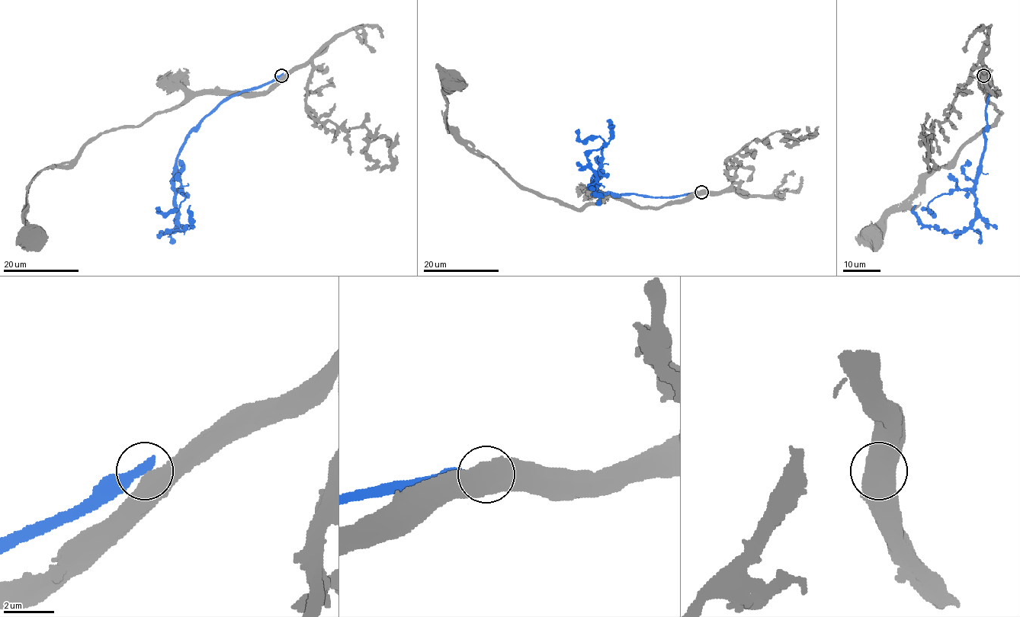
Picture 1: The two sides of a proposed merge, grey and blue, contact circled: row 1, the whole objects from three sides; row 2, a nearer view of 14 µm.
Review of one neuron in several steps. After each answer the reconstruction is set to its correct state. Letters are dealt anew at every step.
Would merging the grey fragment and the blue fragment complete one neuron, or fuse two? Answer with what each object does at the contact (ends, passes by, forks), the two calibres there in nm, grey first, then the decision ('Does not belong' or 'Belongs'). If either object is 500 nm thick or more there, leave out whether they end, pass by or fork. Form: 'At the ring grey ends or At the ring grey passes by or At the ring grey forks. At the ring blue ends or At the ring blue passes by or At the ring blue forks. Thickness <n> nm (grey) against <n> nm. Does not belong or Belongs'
Thickness 700 nm (grey) against 480 nm. Does not belong

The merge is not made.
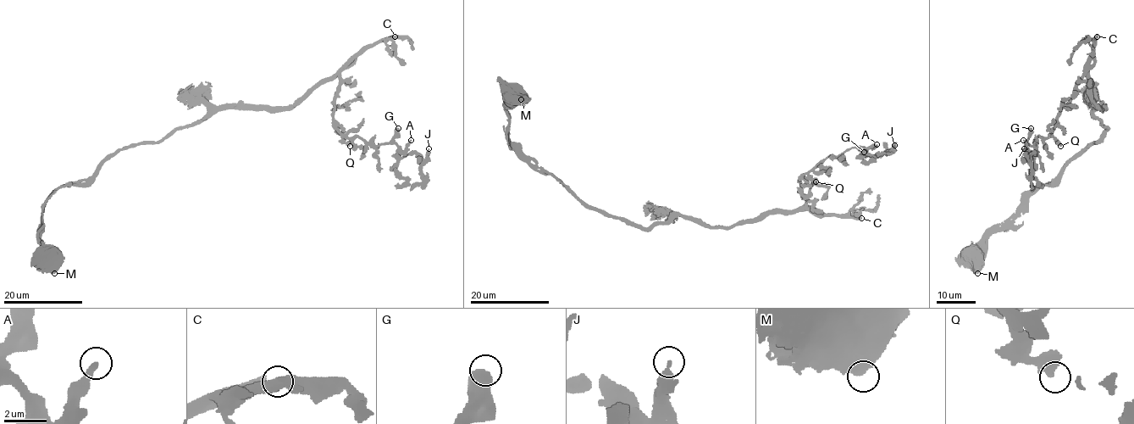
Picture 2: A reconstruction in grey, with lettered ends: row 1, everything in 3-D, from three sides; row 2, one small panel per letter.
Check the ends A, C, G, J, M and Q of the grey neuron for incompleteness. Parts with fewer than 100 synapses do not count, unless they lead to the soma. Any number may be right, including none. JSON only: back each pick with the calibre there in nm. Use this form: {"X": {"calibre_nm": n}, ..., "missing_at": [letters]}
{"C": {"calibre_nm": 440}, "missing_at": ["C"]}

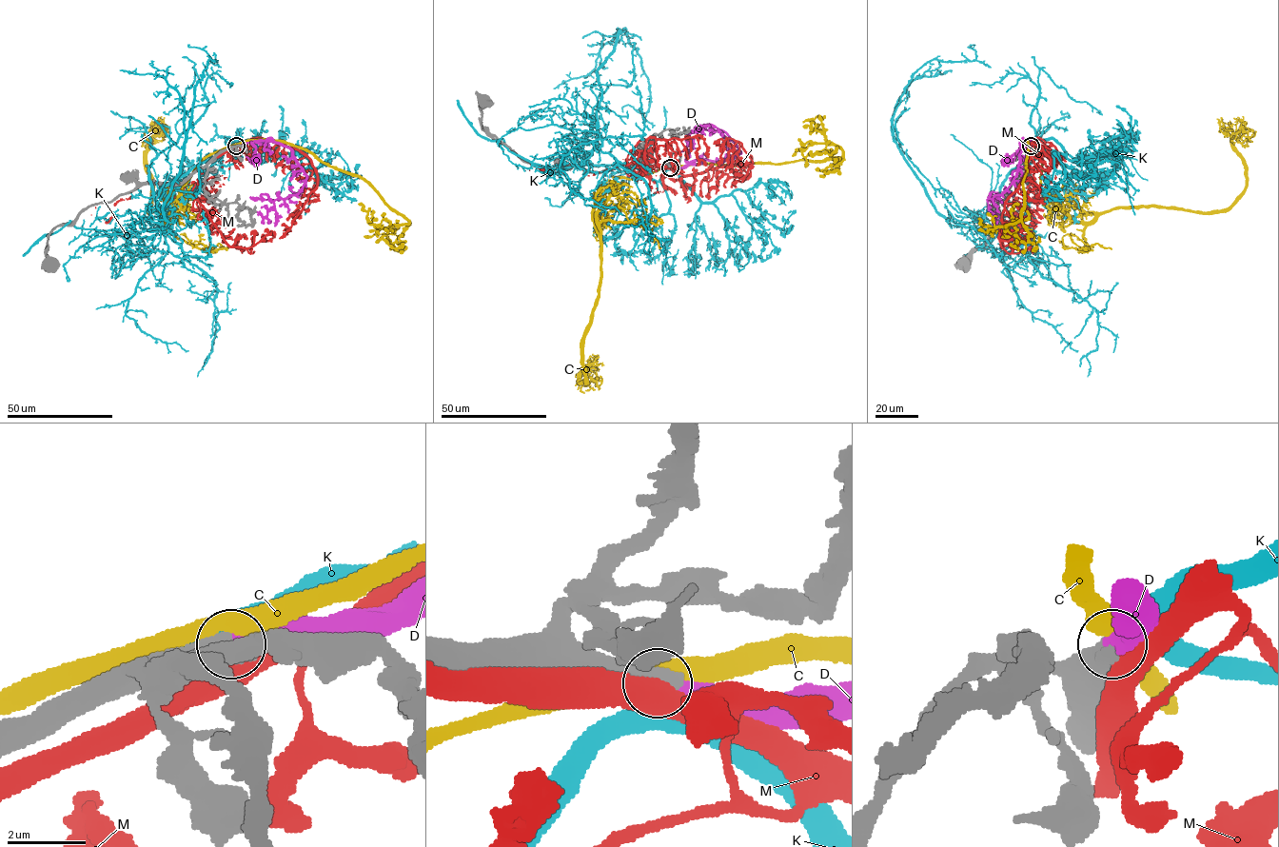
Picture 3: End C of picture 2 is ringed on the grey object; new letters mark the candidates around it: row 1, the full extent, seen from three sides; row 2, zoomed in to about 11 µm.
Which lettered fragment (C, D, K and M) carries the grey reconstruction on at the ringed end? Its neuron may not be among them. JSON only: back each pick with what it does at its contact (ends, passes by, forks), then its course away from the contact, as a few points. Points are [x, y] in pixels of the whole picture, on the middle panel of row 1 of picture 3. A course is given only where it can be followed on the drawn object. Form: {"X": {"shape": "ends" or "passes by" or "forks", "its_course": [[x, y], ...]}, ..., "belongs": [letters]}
{"D": {"shape": "ends", "its_course": [[670, 167], [722, 161], [740, 151], [711, 125], [689, 133], [684, 129]]}, "belongs": ["D"]}

